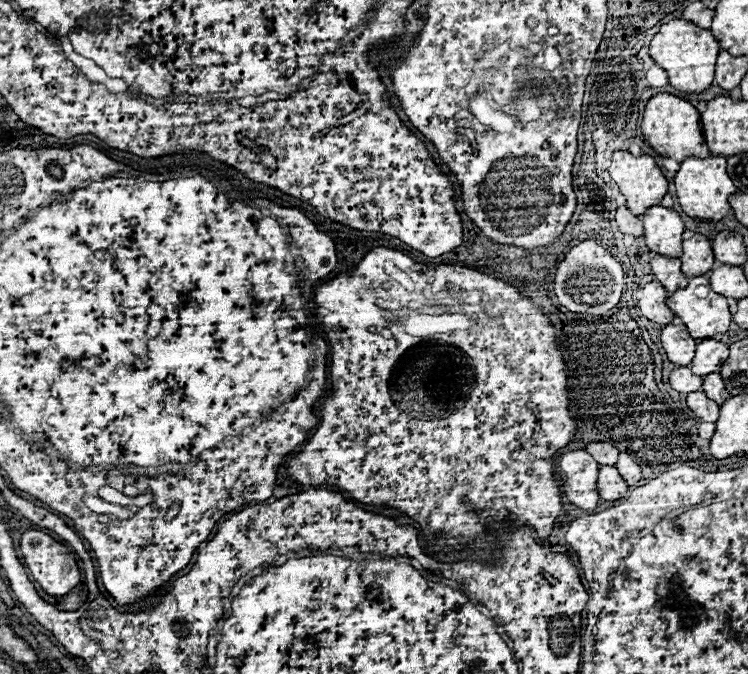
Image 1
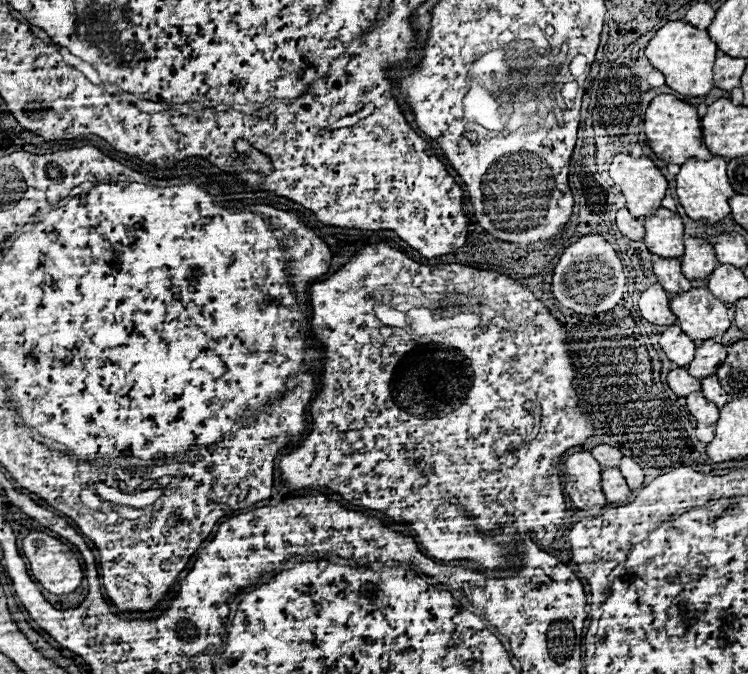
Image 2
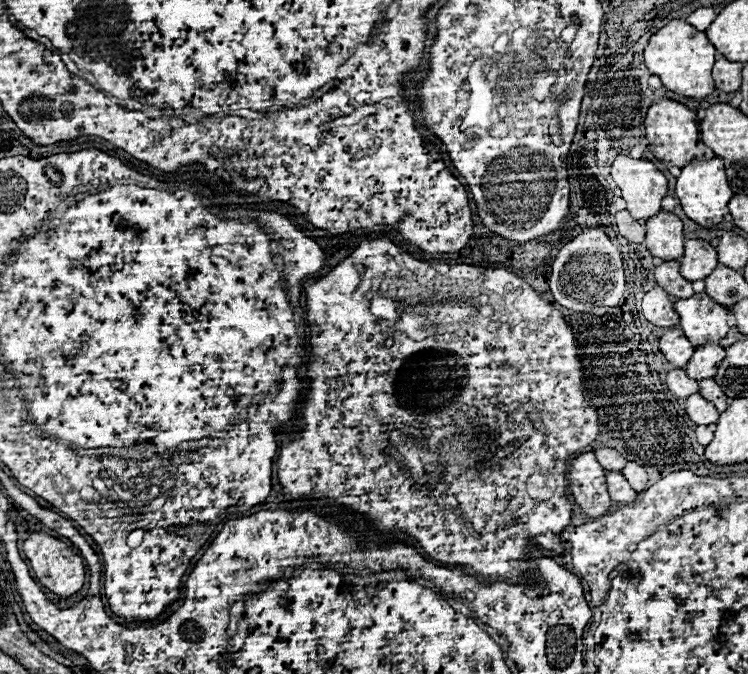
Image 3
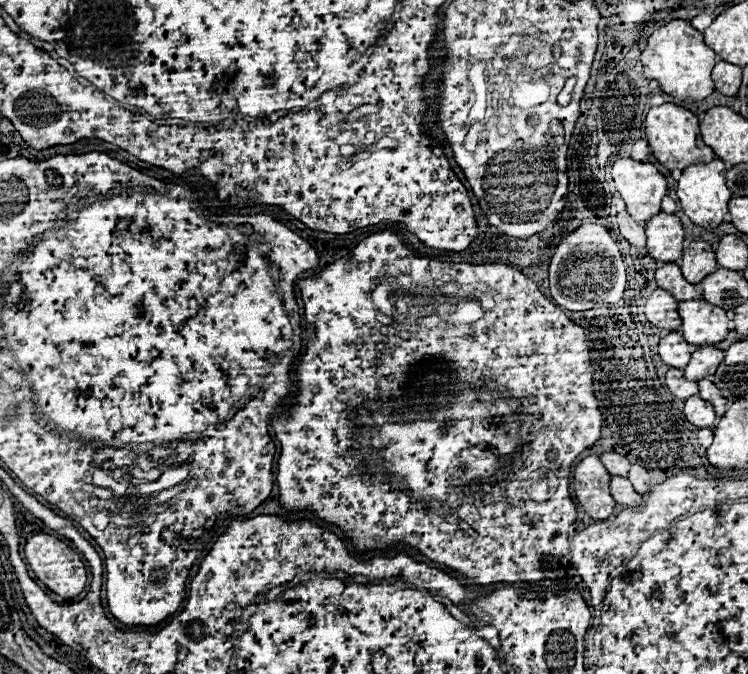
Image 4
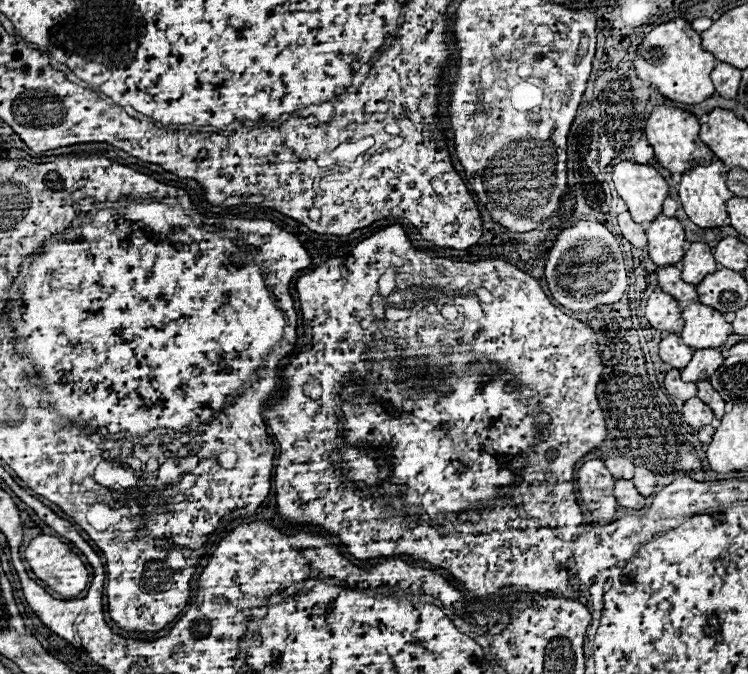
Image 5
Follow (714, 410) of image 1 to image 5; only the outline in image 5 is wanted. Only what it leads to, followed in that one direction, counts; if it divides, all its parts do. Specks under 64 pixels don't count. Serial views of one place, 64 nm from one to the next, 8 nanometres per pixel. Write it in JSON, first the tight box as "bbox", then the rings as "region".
{"bbox":[682,398,714,428],"region":[[[690,398],[686,400],[684,408],[682,408],[682,414],[686,418],[686,422],[692,426],[692,428],[702,428],[702,426],[708,426],[712,420],[714,420],[714,412],[710,410],[710,406],[706,406],[702,400],[698,398]]]}

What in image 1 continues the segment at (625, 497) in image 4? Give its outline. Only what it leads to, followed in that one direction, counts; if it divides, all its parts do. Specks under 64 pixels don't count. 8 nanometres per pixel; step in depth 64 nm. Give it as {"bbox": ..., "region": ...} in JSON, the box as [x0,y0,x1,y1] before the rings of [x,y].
{"bbox":[596,466,628,500],"region":[[[600,466],[598,470],[598,482],[596,482],[598,496],[602,500],[620,500],[628,492],[628,484],[622,480],[618,470],[614,466]]]}

